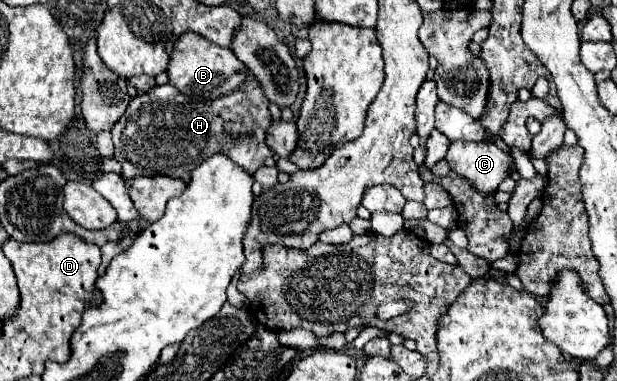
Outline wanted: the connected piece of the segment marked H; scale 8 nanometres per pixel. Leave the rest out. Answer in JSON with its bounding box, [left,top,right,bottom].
[111,73,273,183]

